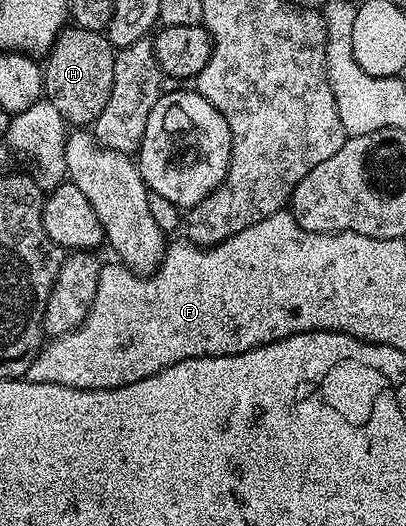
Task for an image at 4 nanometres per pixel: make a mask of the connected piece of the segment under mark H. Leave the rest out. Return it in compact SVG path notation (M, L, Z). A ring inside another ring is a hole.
M66 26L57 34L53 48L43 59L45 94L48 106L53 107L77 129L88 128L103 113L111 97L111 81L115 81L115 48L108 34Z

